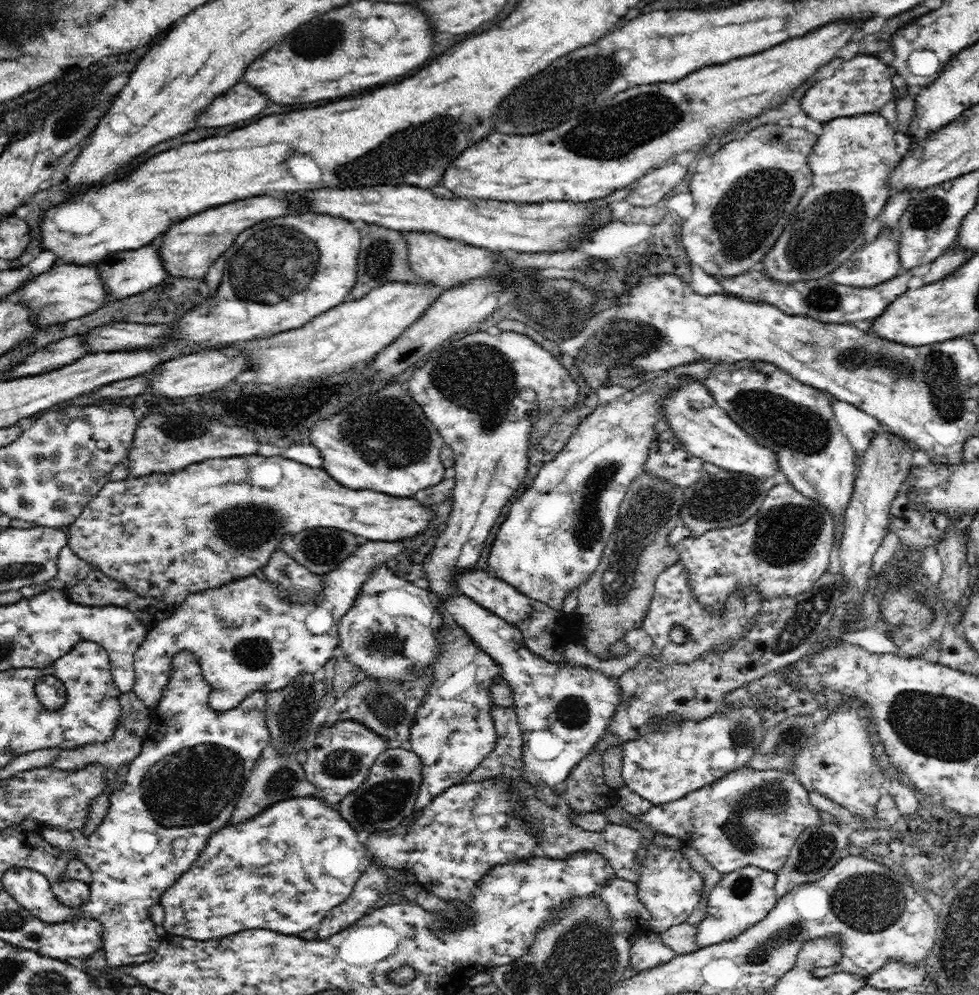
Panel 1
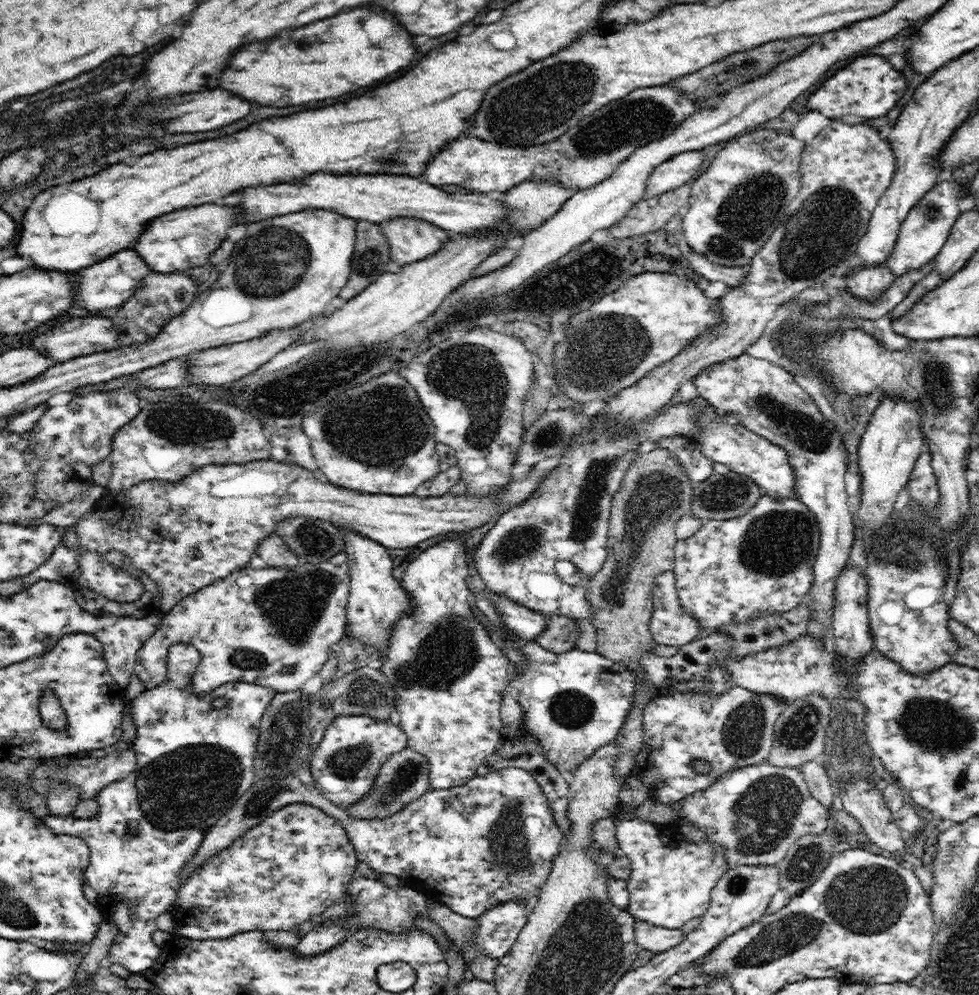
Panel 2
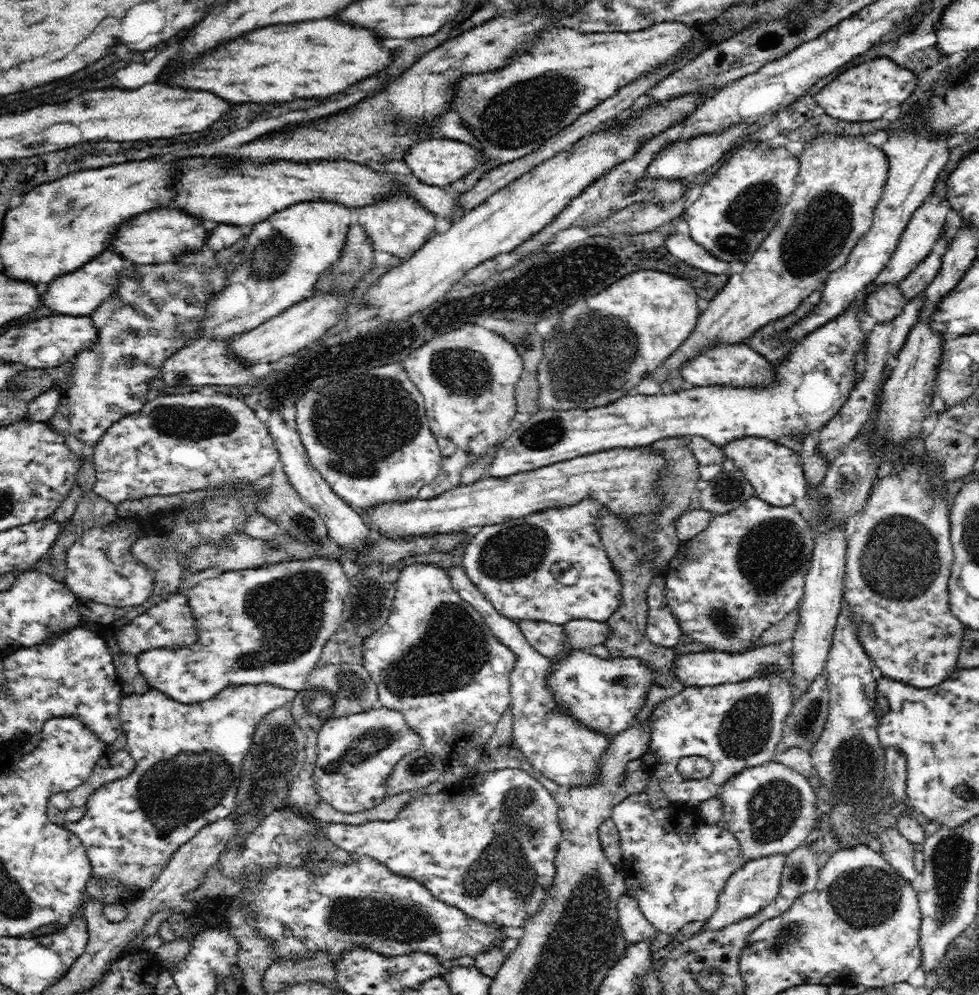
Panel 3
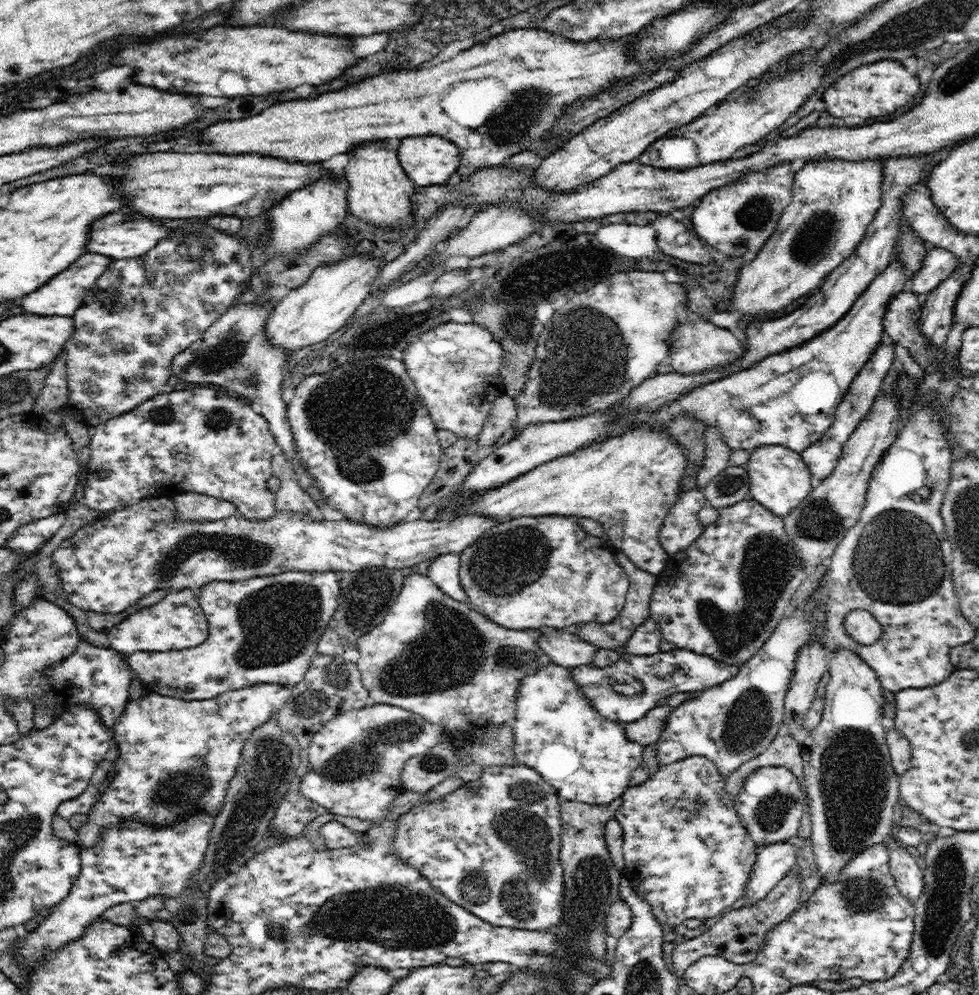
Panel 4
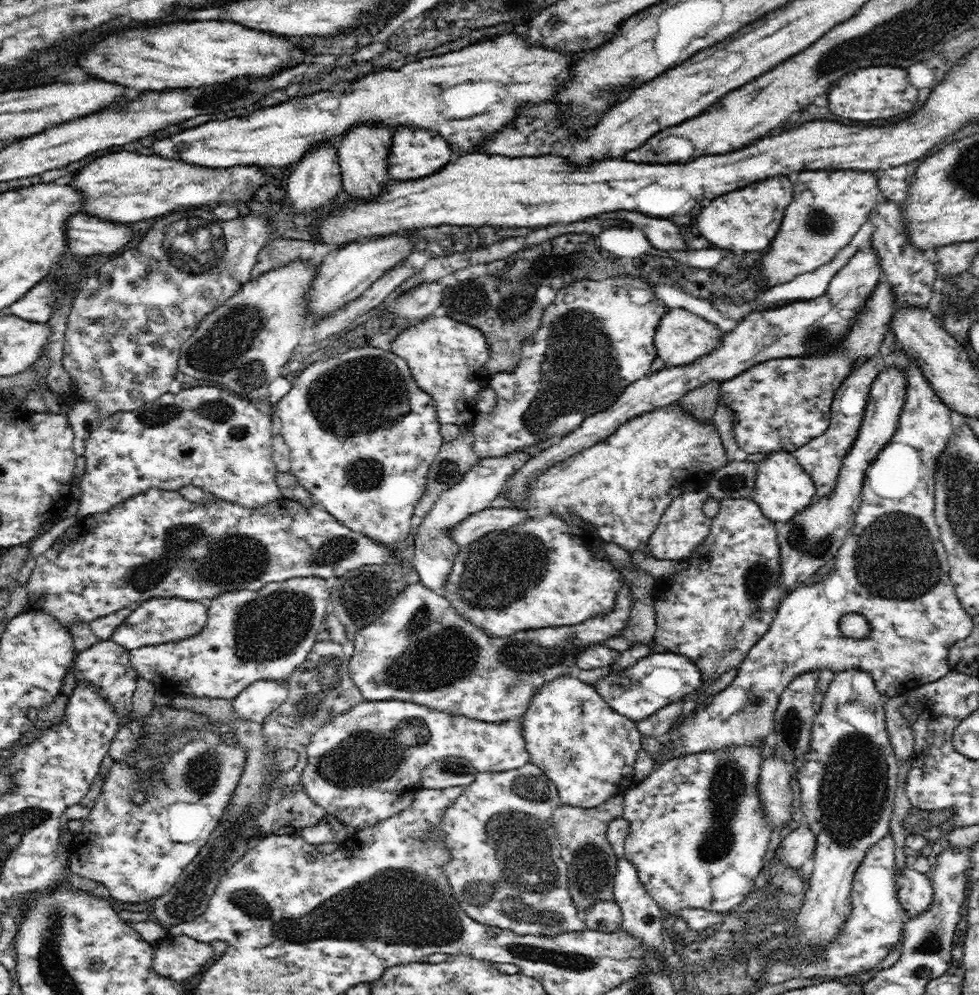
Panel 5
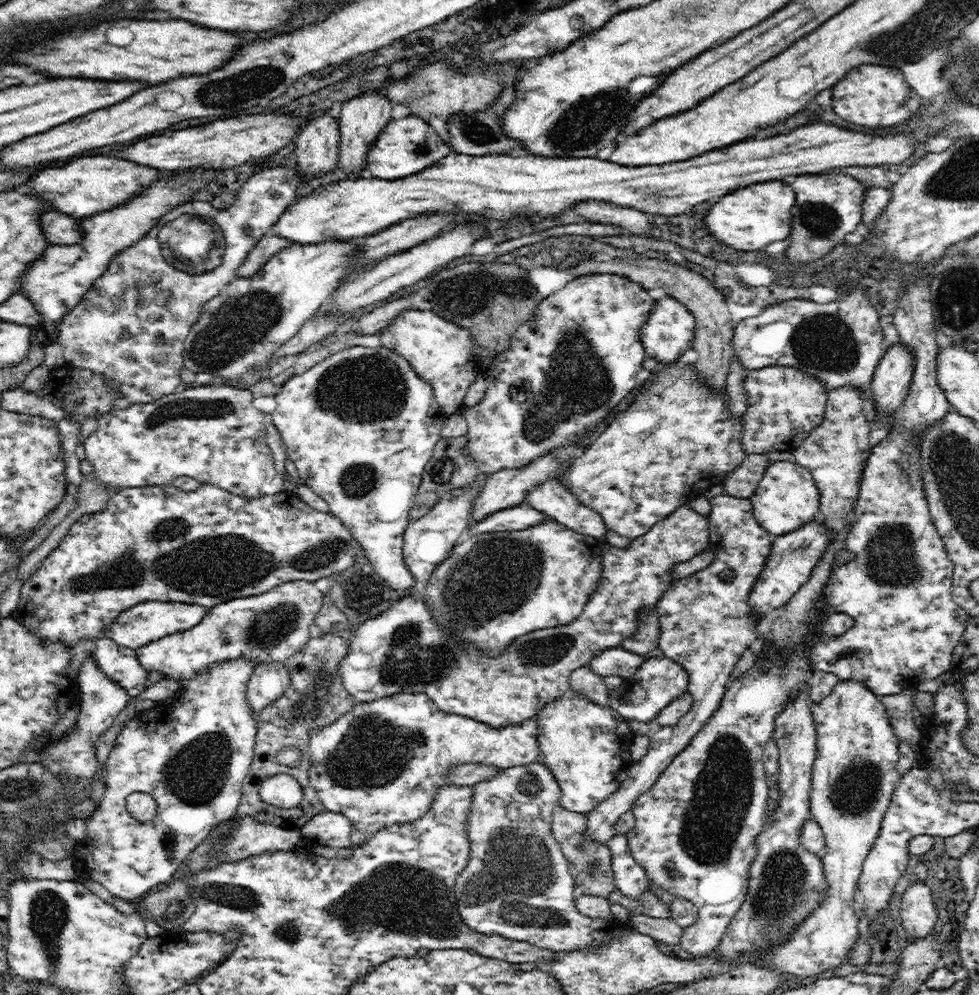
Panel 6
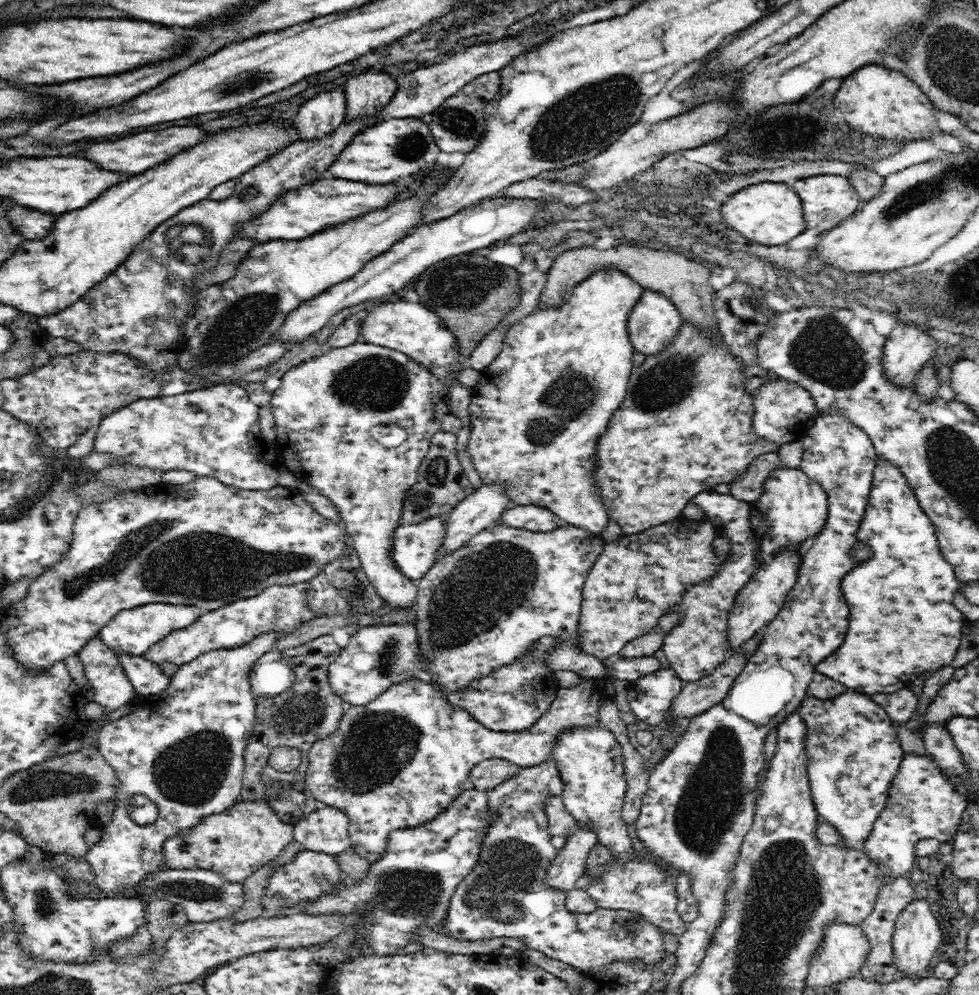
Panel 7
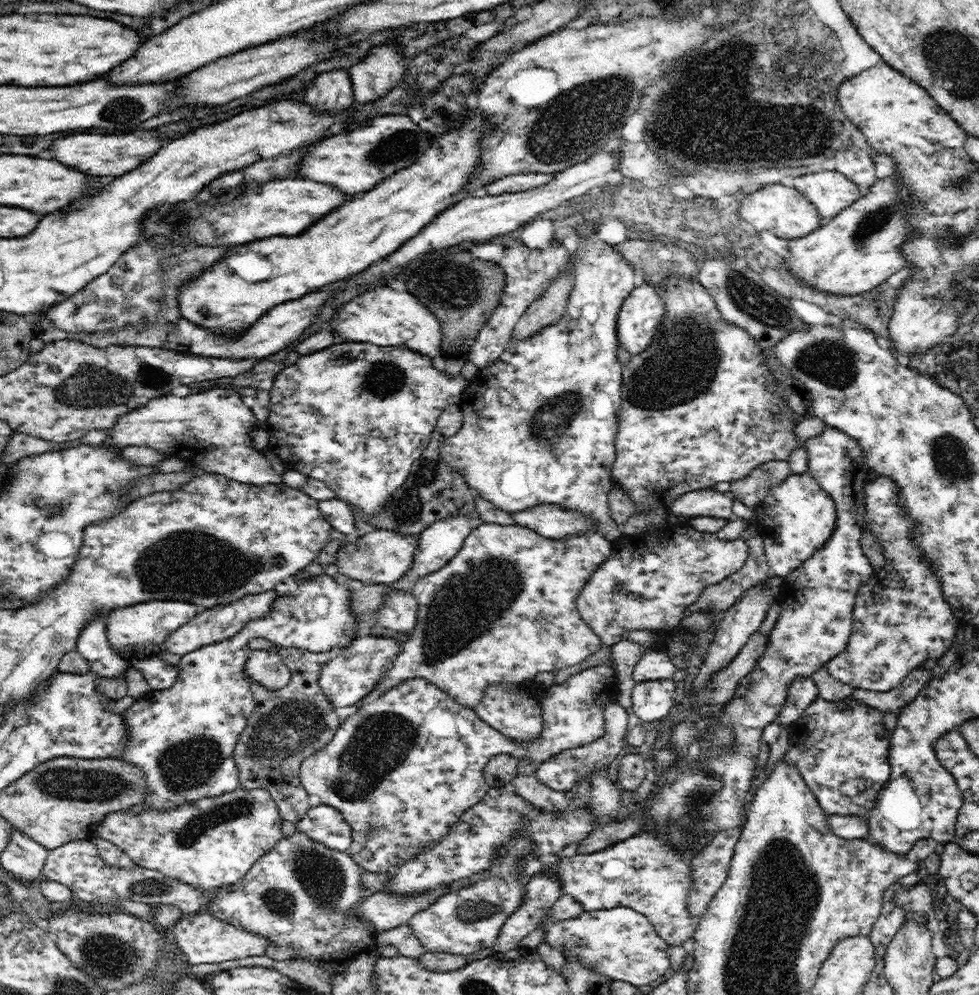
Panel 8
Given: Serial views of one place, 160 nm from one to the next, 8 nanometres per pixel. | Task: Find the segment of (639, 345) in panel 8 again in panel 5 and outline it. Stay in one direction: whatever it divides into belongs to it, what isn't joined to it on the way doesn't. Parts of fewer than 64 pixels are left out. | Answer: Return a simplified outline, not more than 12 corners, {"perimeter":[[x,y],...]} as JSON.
{"perimeter":[[668,308],[653,341],[666,366],[710,354],[724,333],[685,308]]}

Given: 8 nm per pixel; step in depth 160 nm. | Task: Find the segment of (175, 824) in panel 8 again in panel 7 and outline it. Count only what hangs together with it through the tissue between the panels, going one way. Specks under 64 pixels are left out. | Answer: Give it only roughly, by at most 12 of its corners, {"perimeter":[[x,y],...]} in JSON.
{"perimeter":[[239,799],[162,846],[163,868],[243,883],[292,839],[265,800]]}

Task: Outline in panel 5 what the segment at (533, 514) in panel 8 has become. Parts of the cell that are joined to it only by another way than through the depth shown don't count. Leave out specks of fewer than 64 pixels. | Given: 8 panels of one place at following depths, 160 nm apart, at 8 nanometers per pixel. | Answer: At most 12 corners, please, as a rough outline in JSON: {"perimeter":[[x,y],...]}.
{"perimeter":[[495,504],[450,531],[464,547],[528,518],[526,509]]}

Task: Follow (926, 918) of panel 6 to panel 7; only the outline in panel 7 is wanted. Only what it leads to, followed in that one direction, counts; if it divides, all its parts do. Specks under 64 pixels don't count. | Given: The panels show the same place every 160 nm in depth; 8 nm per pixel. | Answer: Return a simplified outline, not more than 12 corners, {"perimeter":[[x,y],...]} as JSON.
{"perimeter":[[930,904],[900,912],[892,940],[903,978],[931,969],[941,929]]}

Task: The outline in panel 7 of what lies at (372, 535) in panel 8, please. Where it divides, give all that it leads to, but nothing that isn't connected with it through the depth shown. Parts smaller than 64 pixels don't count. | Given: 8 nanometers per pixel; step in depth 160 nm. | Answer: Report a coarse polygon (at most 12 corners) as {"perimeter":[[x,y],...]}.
{"perimeter":[[446,515],[394,530],[393,562],[414,586],[438,560]]}

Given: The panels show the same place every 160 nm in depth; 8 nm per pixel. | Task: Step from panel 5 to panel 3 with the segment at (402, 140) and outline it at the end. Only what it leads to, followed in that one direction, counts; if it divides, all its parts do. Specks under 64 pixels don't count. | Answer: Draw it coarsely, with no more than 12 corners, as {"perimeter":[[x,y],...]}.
{"perimeter":[[425,137],[405,162],[424,184],[442,187],[482,160],[458,140]]}

